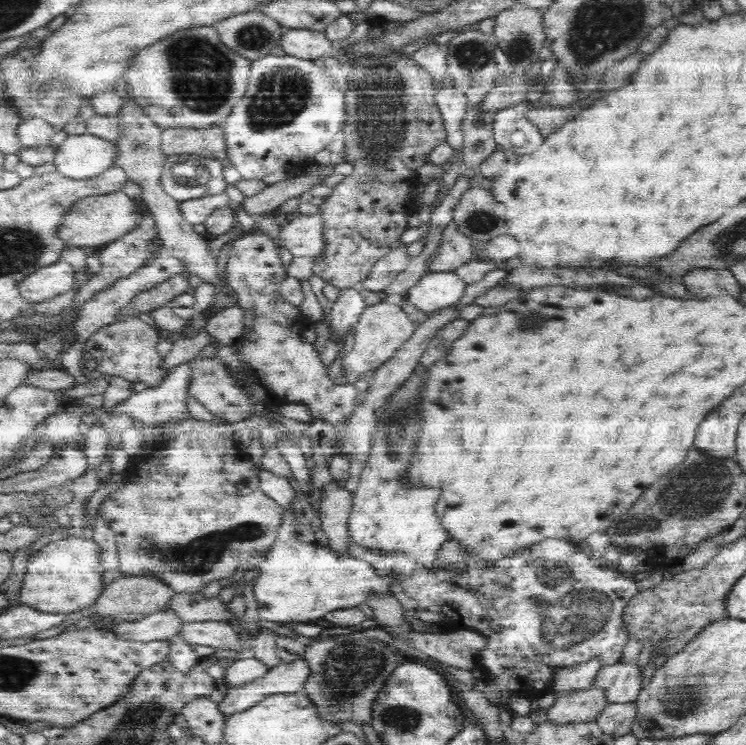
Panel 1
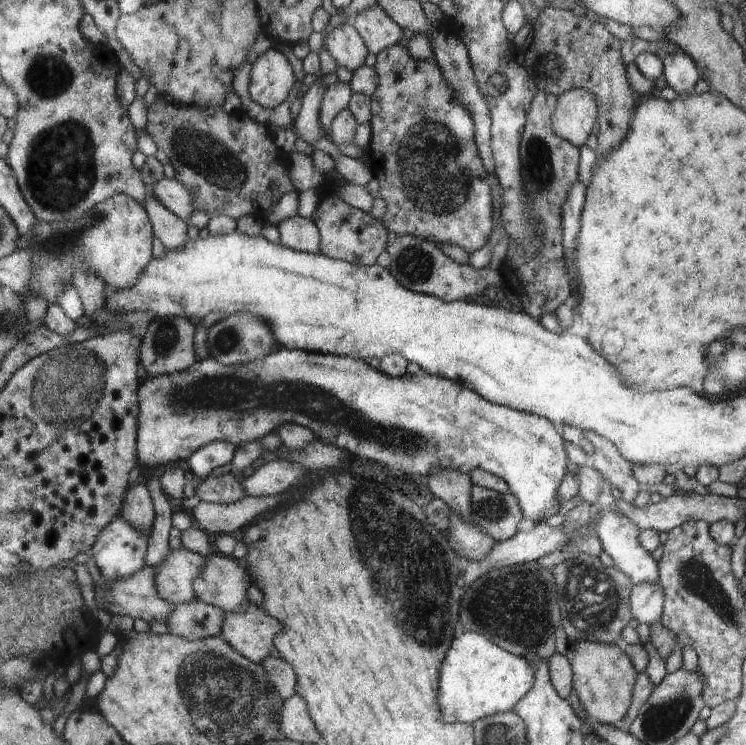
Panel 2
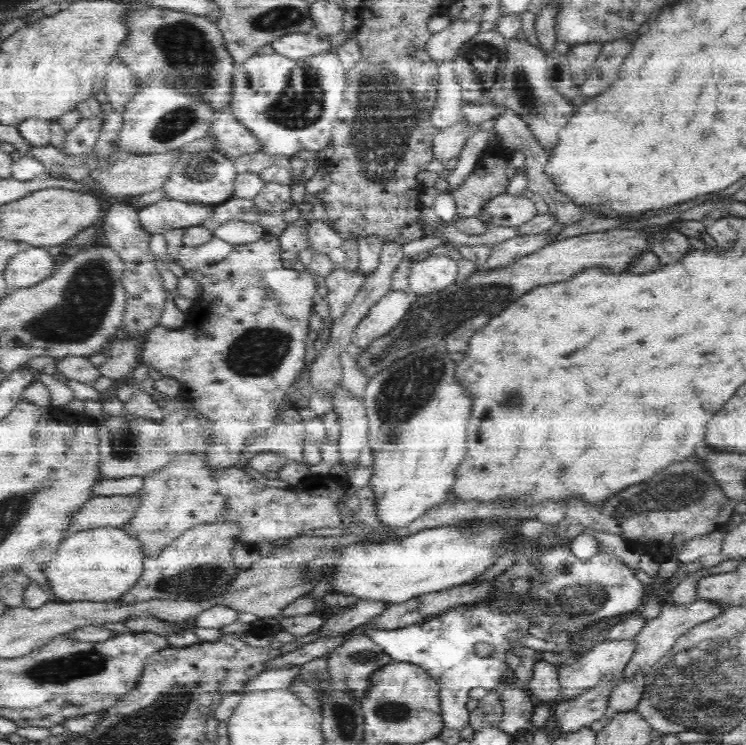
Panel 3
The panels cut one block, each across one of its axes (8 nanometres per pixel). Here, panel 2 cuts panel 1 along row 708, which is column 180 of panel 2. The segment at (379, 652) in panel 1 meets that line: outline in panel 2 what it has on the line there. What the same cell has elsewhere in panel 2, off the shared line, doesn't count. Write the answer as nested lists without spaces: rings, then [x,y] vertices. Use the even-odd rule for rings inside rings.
[[[178,316],[152,320],[144,338],[141,354],[141,360],[144,362],[145,367],[145,377],[180,373],[196,362],[195,326],[196,322]]]

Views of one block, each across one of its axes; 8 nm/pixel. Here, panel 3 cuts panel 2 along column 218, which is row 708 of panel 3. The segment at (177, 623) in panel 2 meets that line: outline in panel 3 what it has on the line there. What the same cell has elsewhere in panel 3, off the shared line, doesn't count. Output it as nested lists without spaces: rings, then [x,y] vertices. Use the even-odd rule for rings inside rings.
[[[640,670],[632,678],[624,679],[614,685],[609,696],[609,713],[613,715],[618,712],[635,710],[644,694],[644,689],[645,680],[643,670]]]

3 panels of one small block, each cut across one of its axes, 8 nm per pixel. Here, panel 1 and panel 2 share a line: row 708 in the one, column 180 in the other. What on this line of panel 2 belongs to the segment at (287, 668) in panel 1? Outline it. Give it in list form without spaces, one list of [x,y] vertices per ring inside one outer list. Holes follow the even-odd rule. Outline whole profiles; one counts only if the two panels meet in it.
[[[151,189],[148,190],[145,208],[154,229],[154,237],[162,242],[165,250],[180,250],[188,240],[188,225],[172,214],[164,204],[158,202]]]

